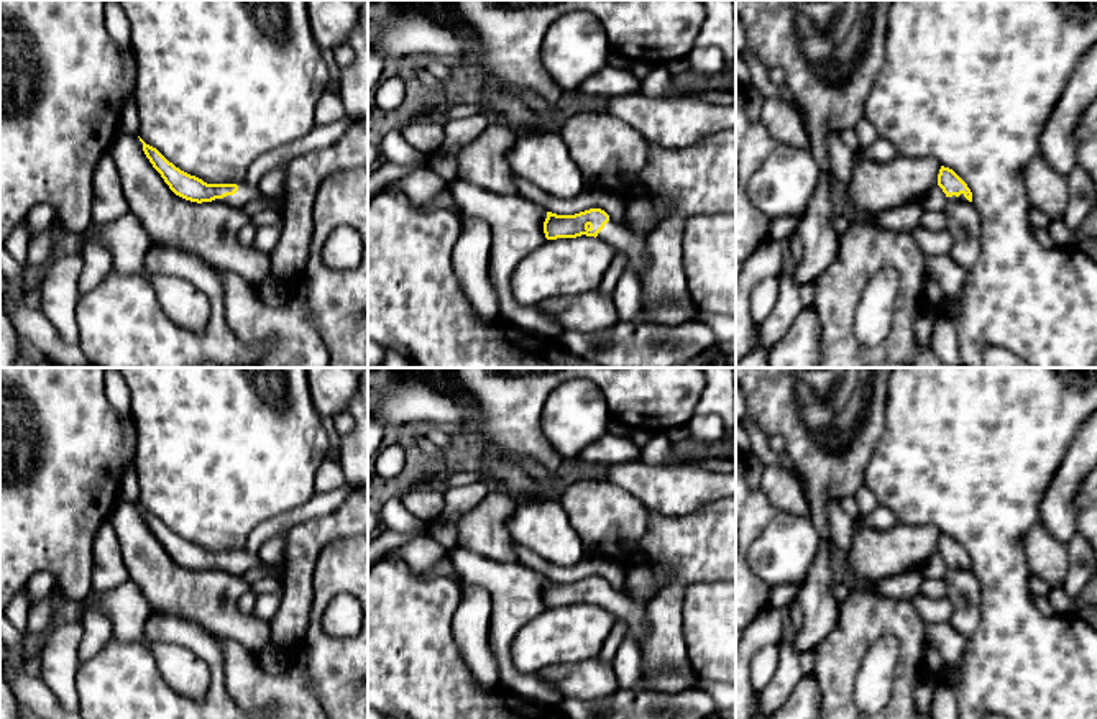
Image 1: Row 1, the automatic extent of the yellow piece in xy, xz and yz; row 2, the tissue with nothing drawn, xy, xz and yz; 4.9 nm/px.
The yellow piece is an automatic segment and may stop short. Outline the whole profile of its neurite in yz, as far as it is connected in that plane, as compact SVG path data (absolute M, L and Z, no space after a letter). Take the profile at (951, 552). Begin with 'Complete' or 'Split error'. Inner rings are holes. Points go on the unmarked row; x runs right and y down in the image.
Split error. M941 534L938 553L949 570L972 570L972 560L967 552L949 535Z

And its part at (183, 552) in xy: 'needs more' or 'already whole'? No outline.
needs more

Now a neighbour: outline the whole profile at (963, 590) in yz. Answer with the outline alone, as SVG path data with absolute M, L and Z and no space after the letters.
M948 570L944 583L952 602L949 622L961 635L969 639L980 621L980 589L974 570Z

